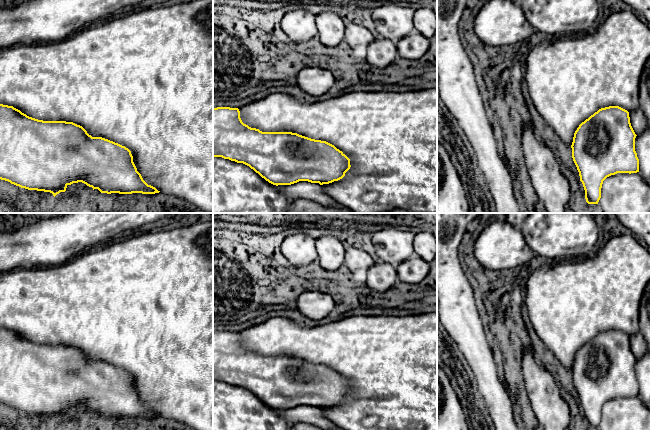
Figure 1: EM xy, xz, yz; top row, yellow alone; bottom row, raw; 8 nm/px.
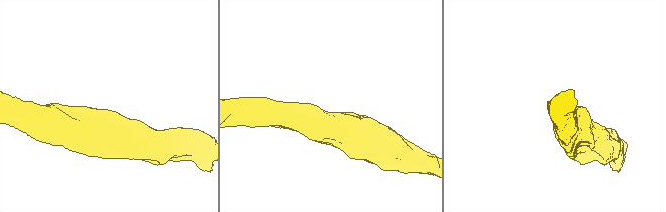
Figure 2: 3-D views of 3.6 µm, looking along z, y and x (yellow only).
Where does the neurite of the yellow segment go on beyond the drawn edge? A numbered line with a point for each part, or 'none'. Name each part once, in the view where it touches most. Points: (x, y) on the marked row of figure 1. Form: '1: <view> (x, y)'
1: xy (143, 79)

